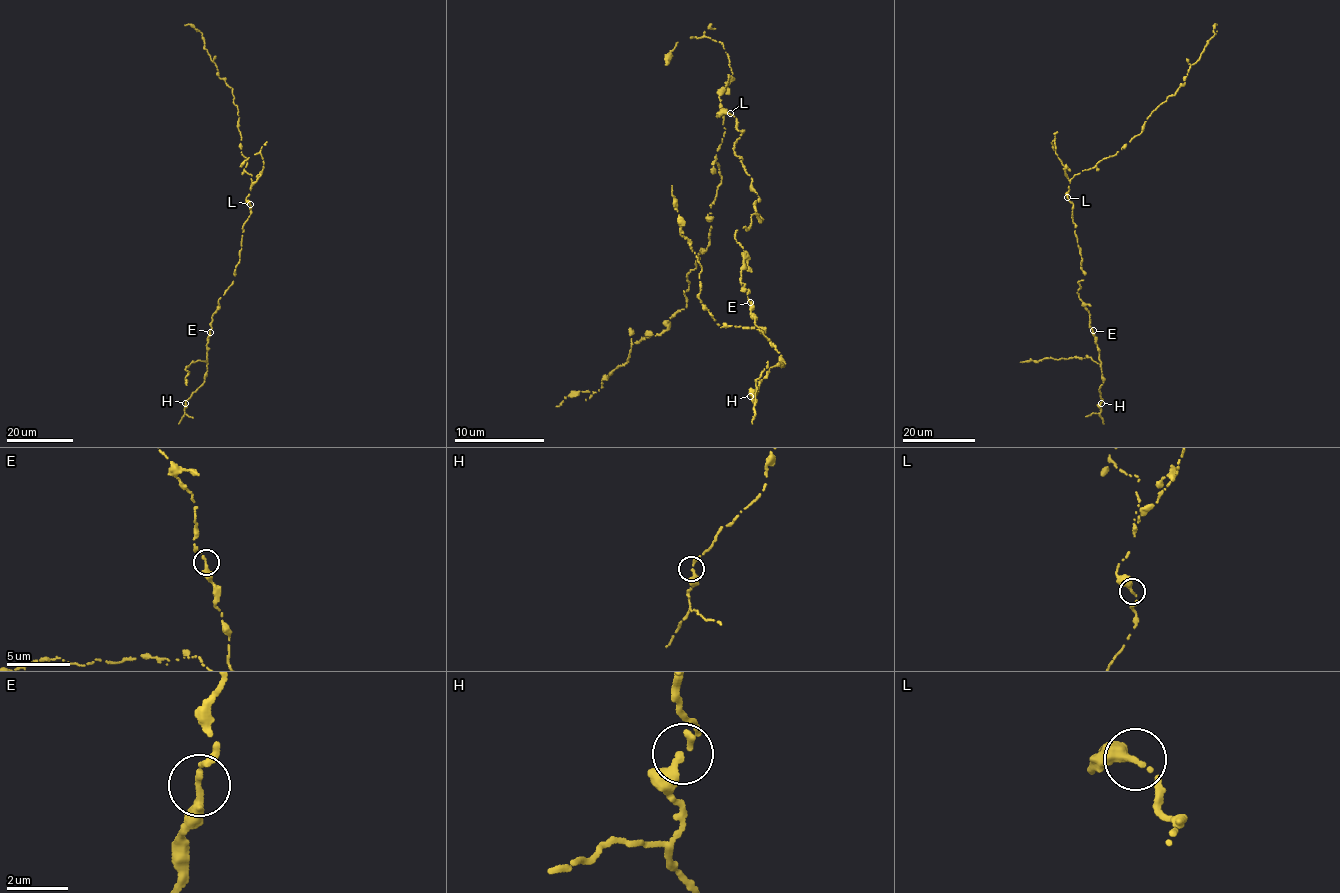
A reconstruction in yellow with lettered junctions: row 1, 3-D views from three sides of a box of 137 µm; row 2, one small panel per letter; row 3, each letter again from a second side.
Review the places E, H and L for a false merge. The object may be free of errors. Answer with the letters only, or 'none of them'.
none of them

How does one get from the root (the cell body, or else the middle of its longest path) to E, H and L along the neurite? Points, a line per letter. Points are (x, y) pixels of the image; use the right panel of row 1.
E: (1072, 209), (1082, 259), (1081, 269), (1084, 275), (1078, 282), (1080, 286), (1077, 293), (1089, 311), (1093, 330)
H: (1072, 209), (1084, 275), (1078, 282), (1077, 293), (1089, 311), (1089, 326), (1099, 351), (1101, 403)
L: (1072, 209), (1073, 204), (1067, 197)

